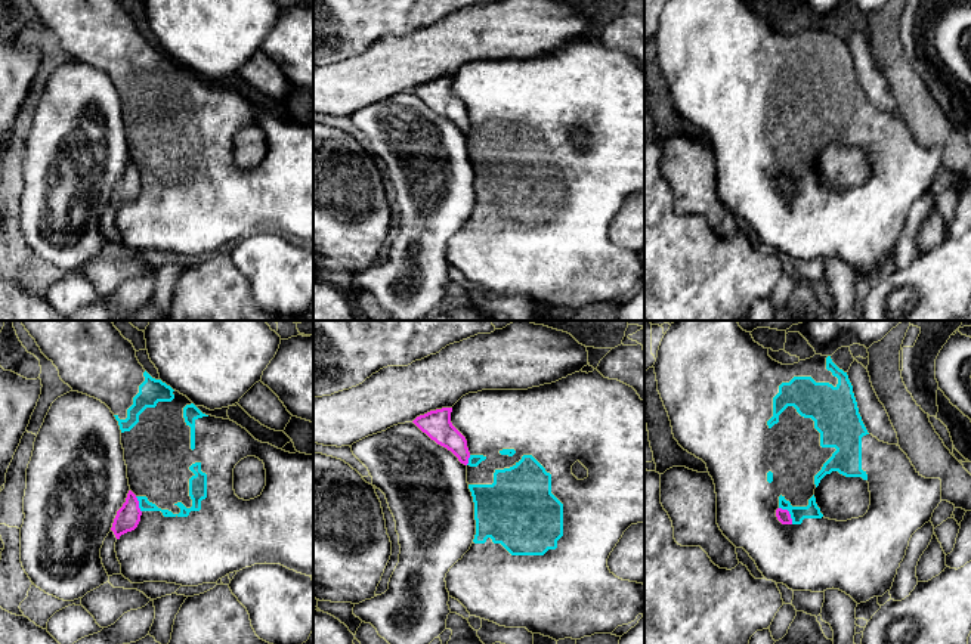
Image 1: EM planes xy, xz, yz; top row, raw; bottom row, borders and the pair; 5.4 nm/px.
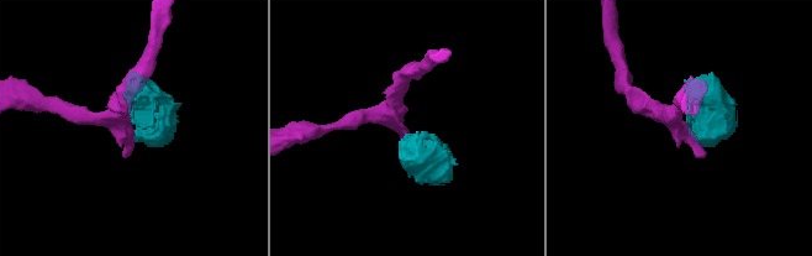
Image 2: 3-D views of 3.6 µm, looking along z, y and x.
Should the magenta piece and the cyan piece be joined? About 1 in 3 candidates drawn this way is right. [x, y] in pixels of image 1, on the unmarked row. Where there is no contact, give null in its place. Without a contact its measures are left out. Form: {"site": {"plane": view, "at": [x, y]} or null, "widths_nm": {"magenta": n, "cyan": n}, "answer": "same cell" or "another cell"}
{"site": {"plane": "yz", "at": [788, 182]}, "widths_nm": {"magenta": 70, "cyan": 80}, "answer": "another cell"}

